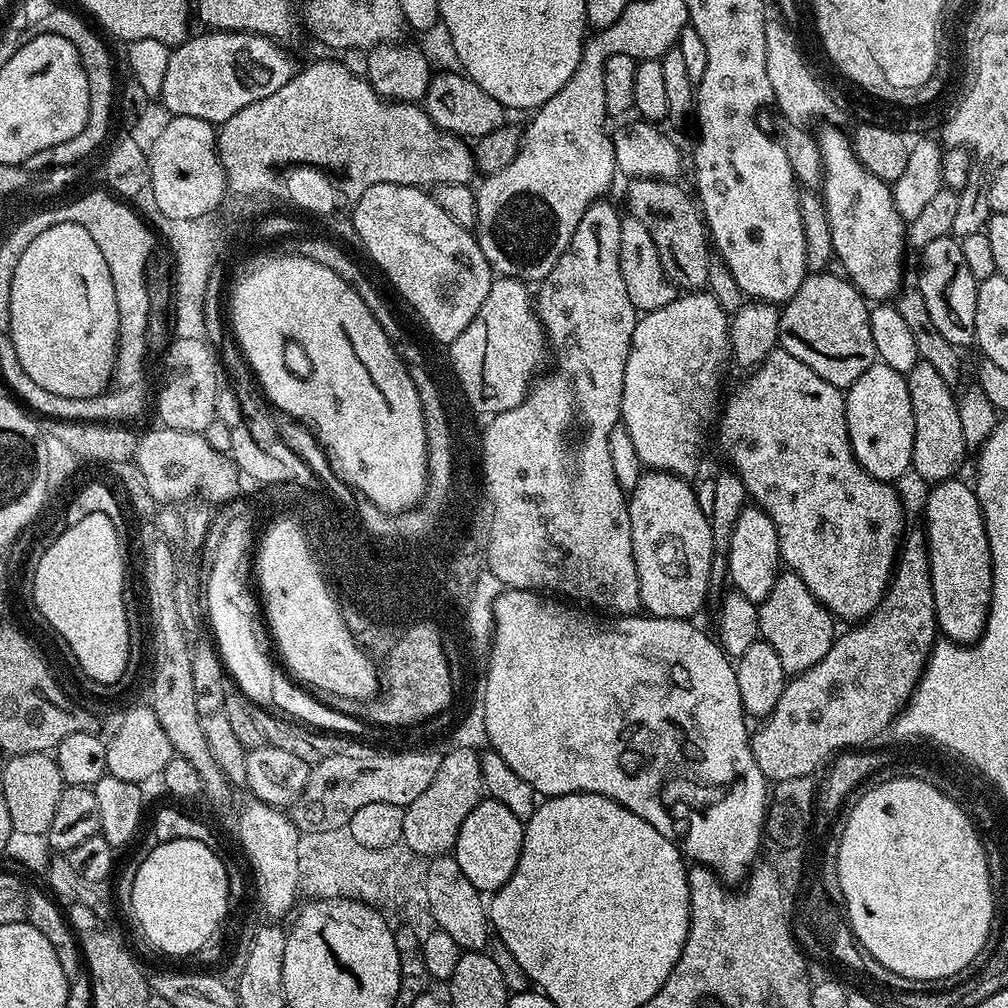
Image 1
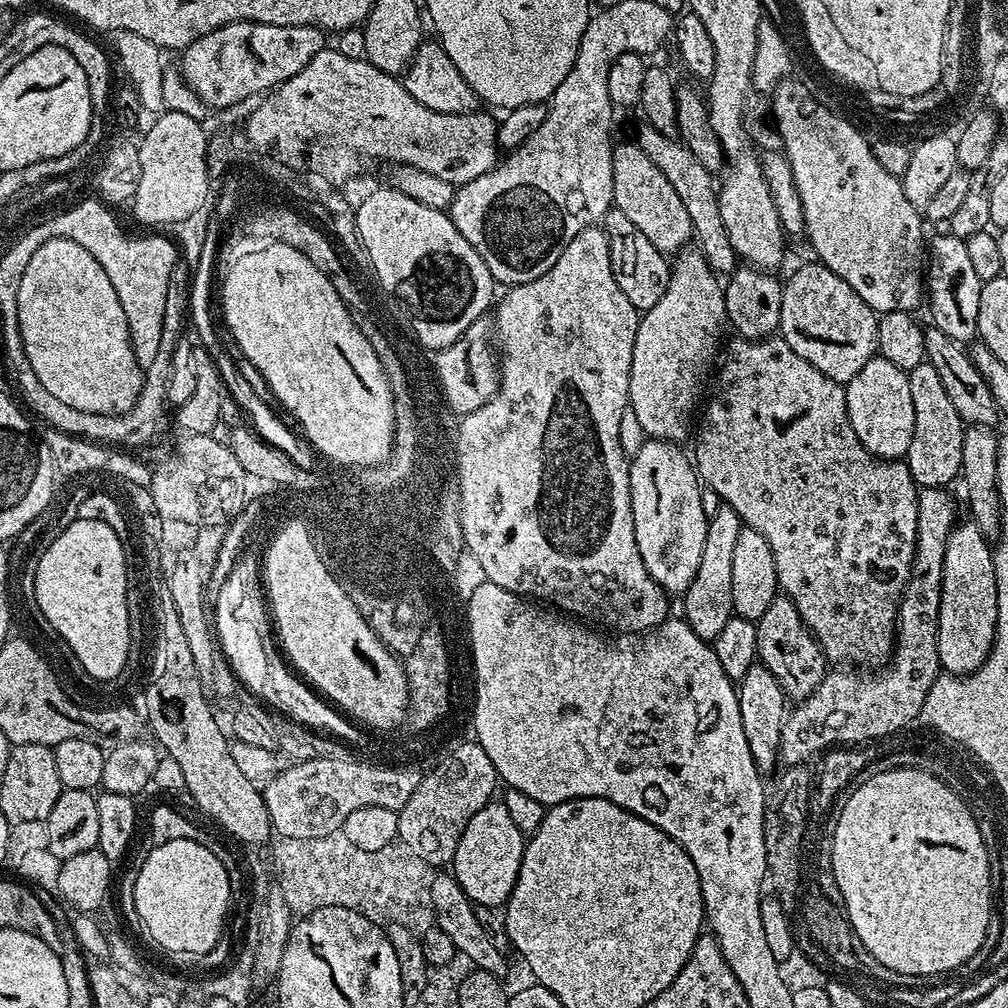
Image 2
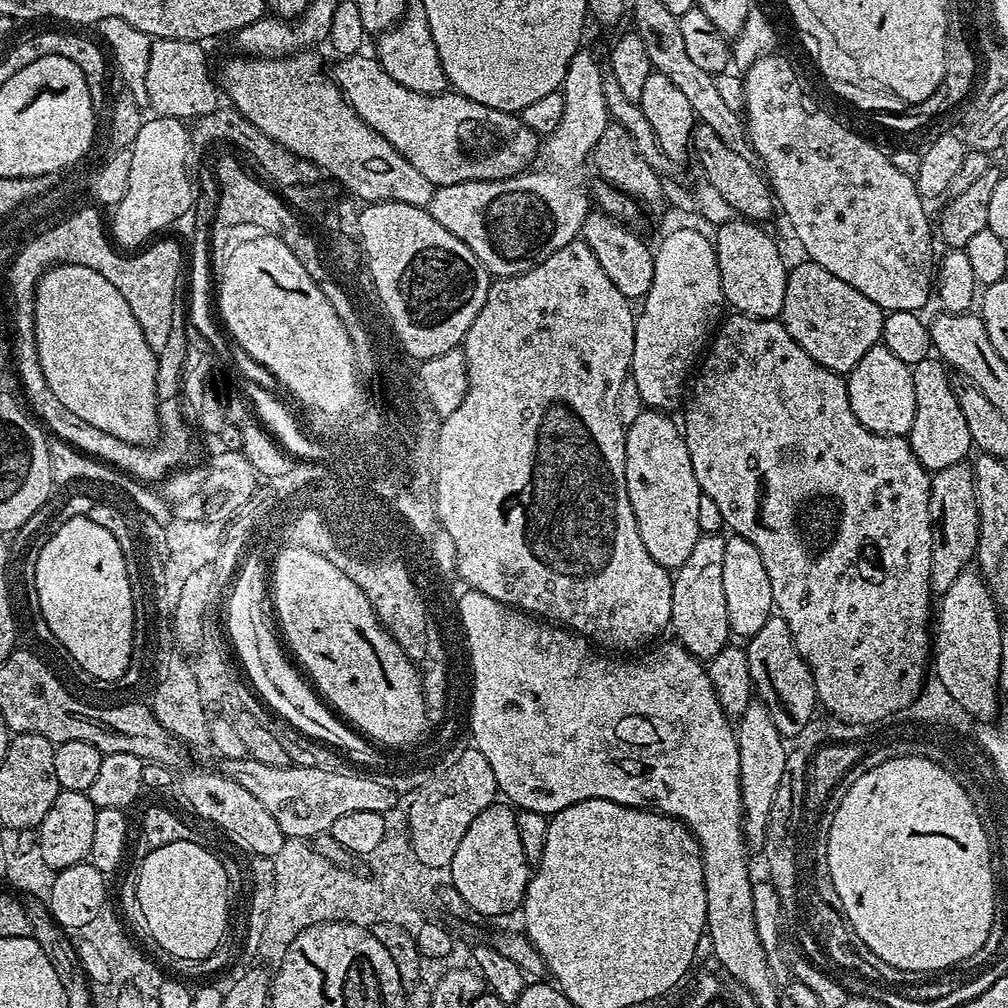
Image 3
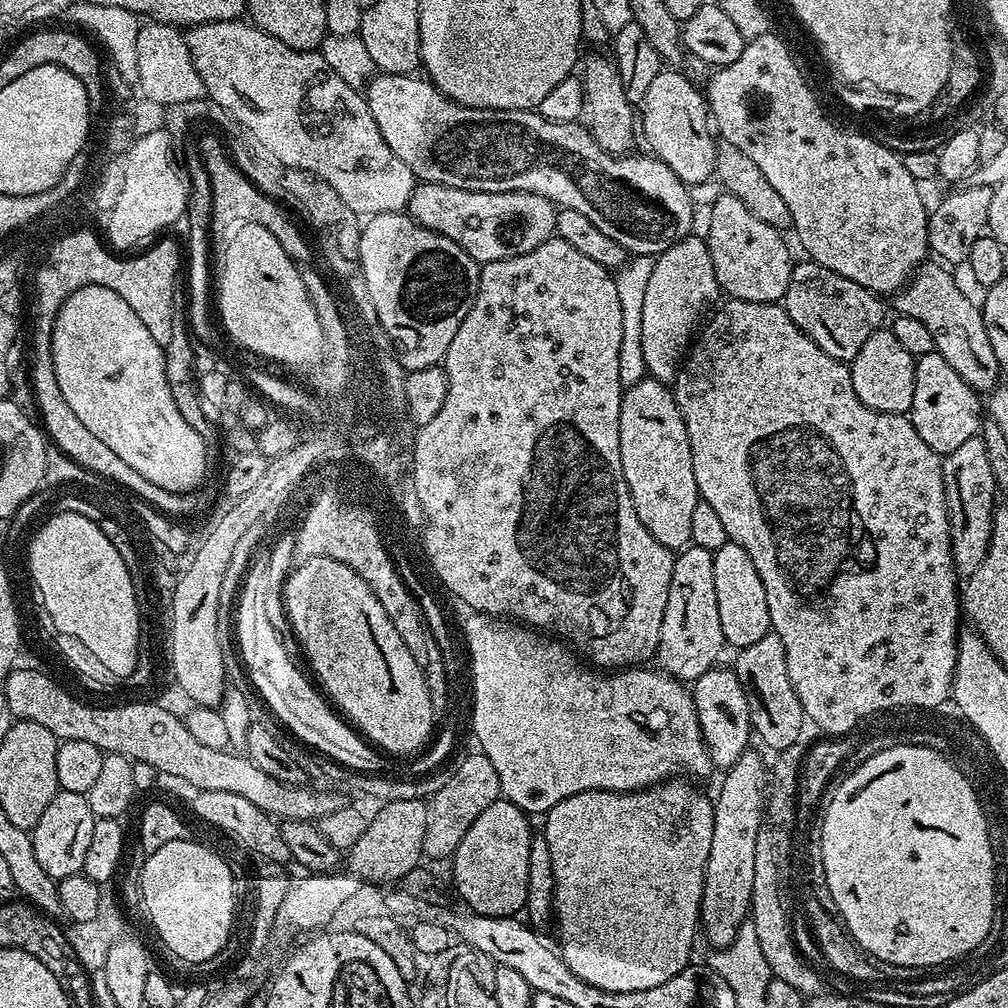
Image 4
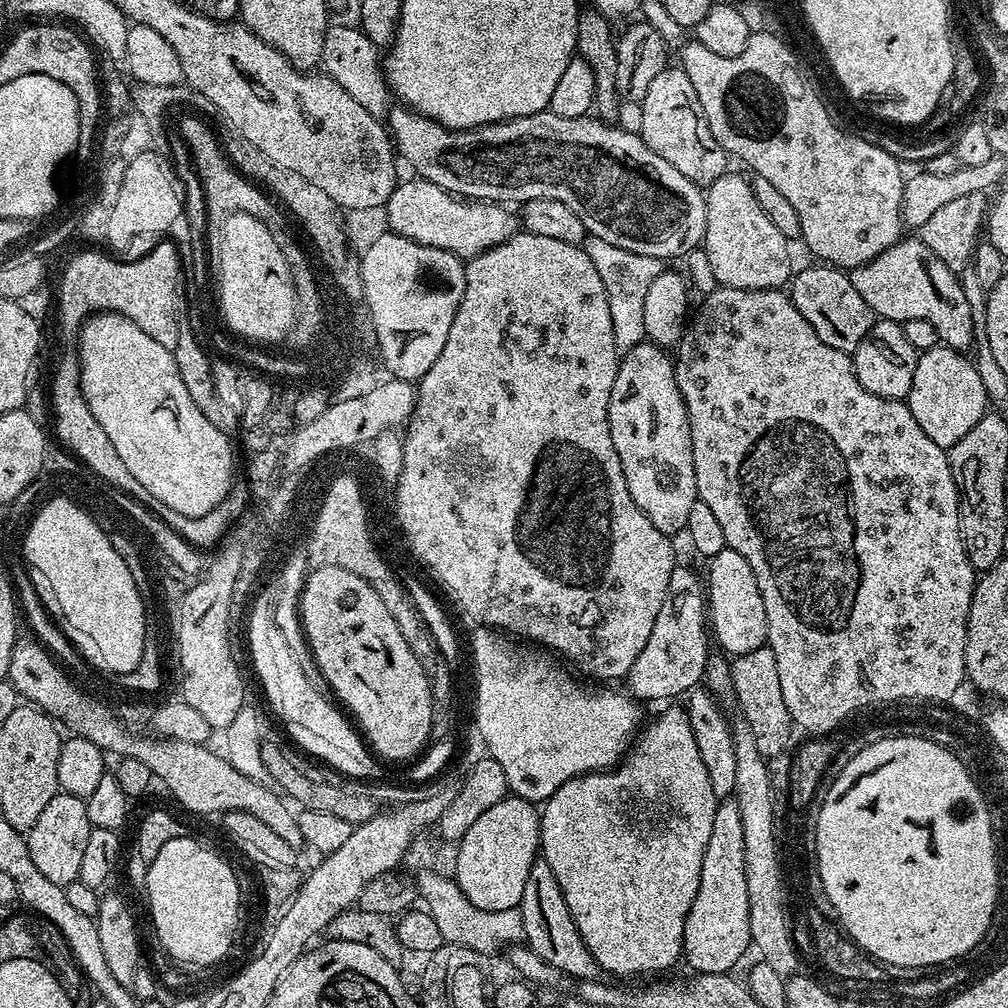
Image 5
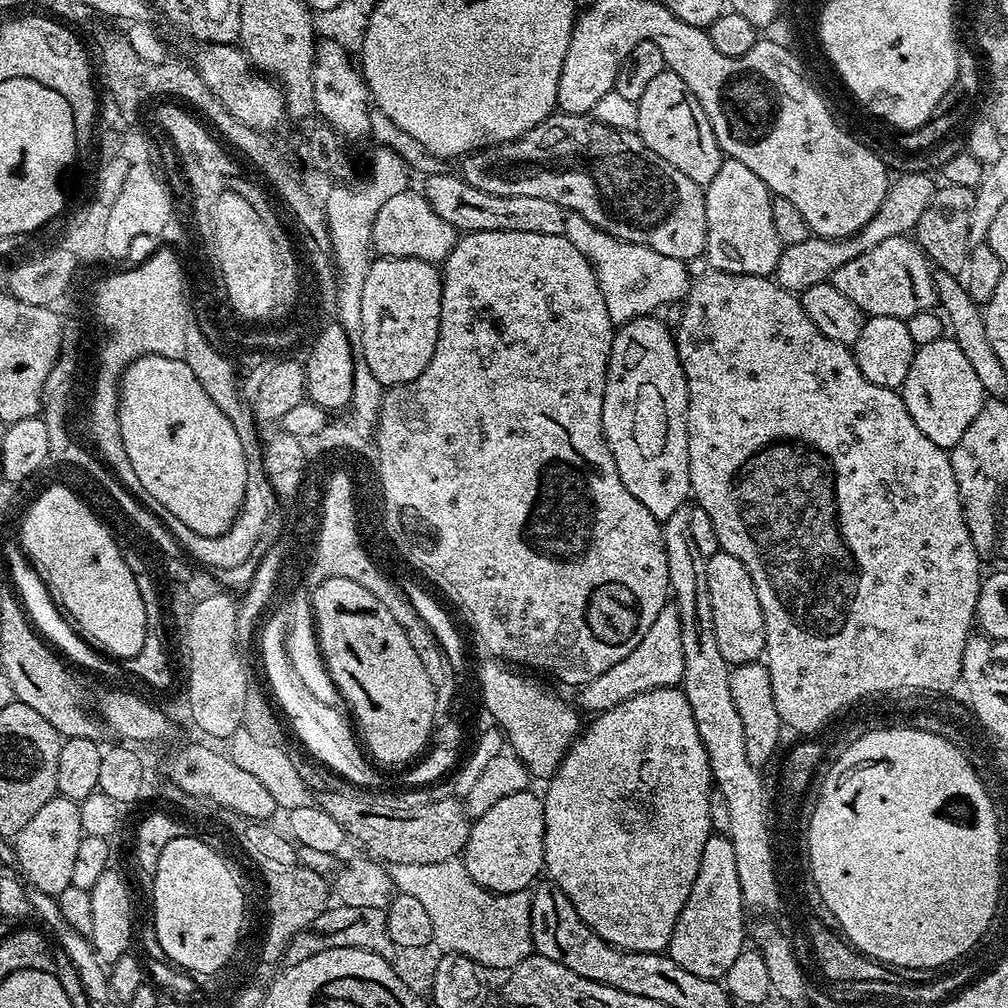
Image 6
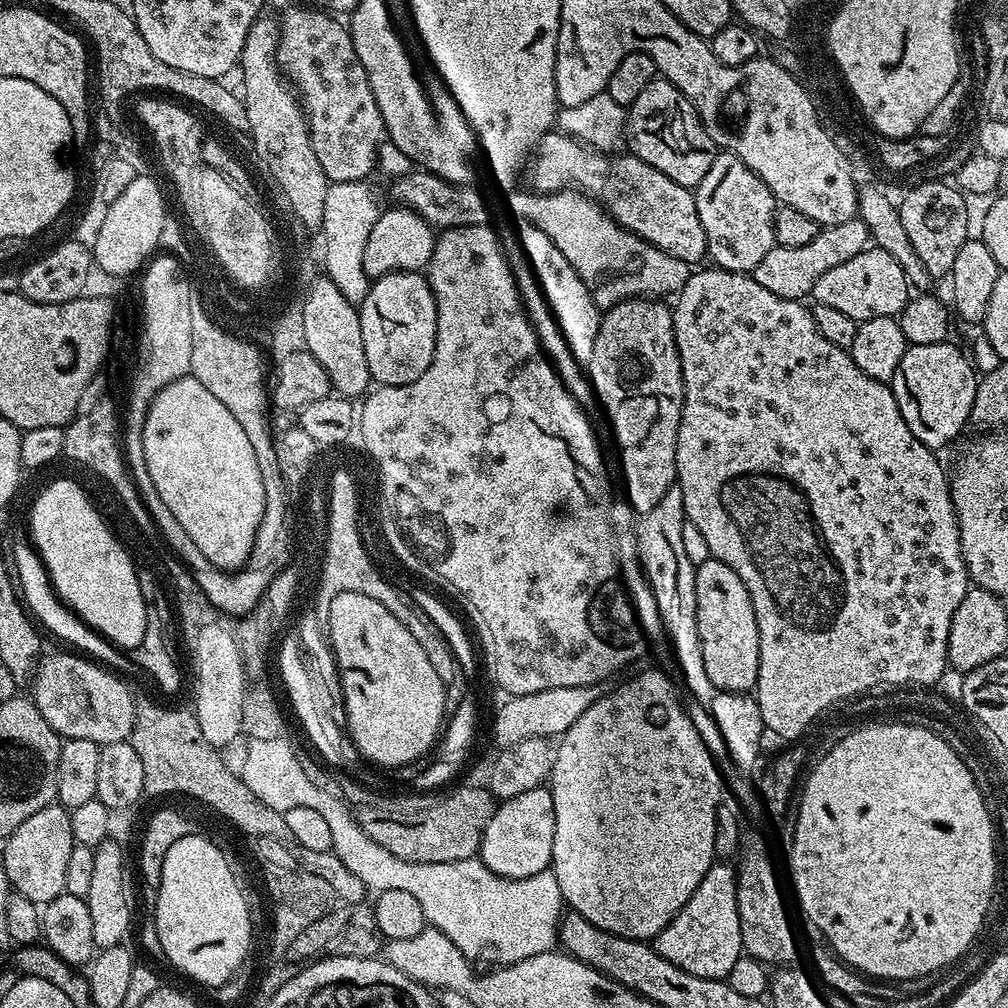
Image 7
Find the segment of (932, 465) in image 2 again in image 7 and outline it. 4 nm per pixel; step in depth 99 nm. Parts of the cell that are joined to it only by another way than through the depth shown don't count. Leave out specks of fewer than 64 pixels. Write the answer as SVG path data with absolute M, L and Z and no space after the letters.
M934 342L933 344L909 344L902 354L900 369L895 372L890 381L893 394L896 395L898 406L906 418L906 426L925 446L933 450L941 450L969 423L974 406L974 394L978 383L978 372L972 369L970 361L964 357L960 348L955 348L952 342Z

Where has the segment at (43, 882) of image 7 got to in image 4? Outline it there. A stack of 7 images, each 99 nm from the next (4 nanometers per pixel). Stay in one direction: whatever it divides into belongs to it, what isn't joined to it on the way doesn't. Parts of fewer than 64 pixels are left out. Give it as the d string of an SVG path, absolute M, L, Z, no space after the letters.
M57 791L56 797L46 806L42 818L30 829L34 854L46 874L57 882L67 876L78 876L84 871L86 849L90 847L90 838L94 831L96 815L90 810L87 795L82 792Z

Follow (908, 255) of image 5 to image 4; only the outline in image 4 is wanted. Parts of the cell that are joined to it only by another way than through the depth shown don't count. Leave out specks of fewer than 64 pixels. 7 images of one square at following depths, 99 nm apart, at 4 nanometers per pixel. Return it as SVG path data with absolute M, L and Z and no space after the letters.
M922 263L908 283L900 291L895 293L895 311L902 316L918 318L918 322L922 322L922 326L926 326L926 330L930 330L930 338L934 338L935 351L940 352L942 358L946 358L946 362L950 362L950 366L954 366L954 370L961 376L962 382L966 382L966 386L973 388L977 394L988 394L994 387L1001 383L1002 373L998 358L994 358L994 346L990 346L990 334L986 334L986 322L984 321L981 305L977 301L975 304L956 285L955 278L948 273L951 271L943 263L930 263Z

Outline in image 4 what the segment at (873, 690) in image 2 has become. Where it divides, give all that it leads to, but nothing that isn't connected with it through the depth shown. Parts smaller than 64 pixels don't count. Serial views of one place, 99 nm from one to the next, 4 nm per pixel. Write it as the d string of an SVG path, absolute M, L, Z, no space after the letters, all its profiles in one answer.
M973 438L962 442L958 450L947 453L944 466L944 493L948 507L948 525L952 535L952 561L957 573L967 578L978 570L990 546L992 515L998 507L996 479L990 470L990 457L986 454L983 439Z

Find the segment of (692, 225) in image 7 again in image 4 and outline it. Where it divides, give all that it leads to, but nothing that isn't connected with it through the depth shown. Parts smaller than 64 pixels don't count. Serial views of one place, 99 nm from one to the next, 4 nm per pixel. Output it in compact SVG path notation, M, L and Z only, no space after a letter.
M385 72L374 75L366 85L370 114L374 114L374 122L378 122L378 130L382 130L386 146L390 146L390 150L394 150L394 154L410 166L417 181L454 186L458 190L529 192L544 196L560 208L578 210L578 214L590 218L602 234L614 238L614 242L632 256L655 258L693 231L694 203L689 185L682 183L674 170L655 156L629 154L614 157L594 142L583 123L550 122L542 118L539 111L527 108L471 108L443 96L431 80L419 80L418 77L416 74L399 76Z

